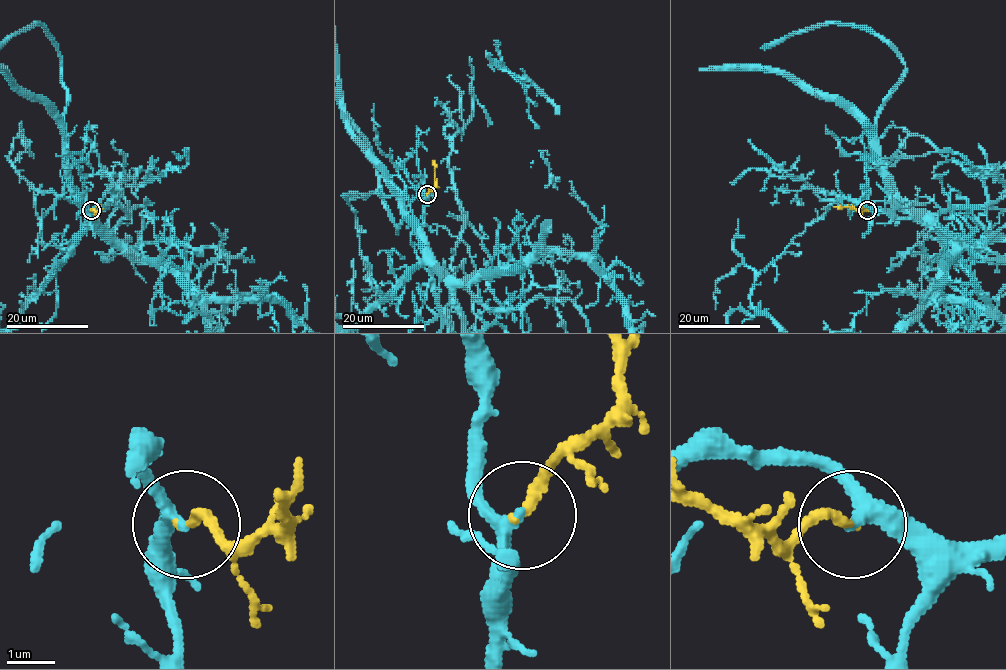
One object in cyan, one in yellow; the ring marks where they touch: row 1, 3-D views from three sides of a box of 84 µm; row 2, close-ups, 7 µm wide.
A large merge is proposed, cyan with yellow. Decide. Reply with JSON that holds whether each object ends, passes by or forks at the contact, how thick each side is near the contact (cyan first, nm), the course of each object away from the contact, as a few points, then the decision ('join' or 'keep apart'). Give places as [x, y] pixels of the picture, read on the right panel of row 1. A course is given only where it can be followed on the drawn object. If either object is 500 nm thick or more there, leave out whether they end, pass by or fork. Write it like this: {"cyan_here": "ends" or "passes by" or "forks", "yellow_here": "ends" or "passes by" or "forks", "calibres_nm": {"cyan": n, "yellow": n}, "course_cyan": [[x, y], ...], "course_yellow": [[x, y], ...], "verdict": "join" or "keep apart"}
{"cyan_here": "passes by", "yellow_here": "ends", "calibres_nm": {"cyan": 240, "yellow": 220}, "course_yellow": [[867, 210], [833, 206]], "verdict": "join"}

